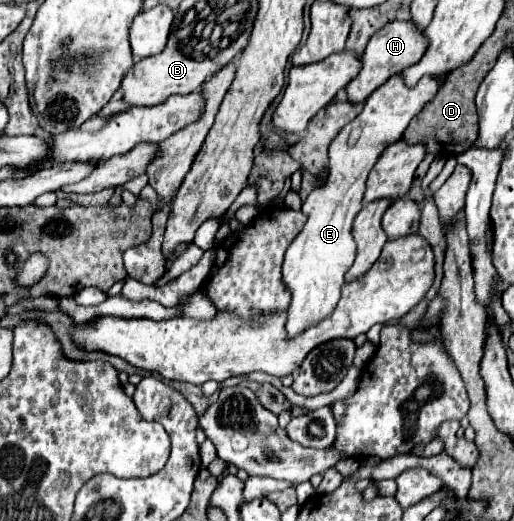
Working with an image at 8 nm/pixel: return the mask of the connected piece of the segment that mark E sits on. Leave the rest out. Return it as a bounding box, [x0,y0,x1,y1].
[282,73,440,337]

